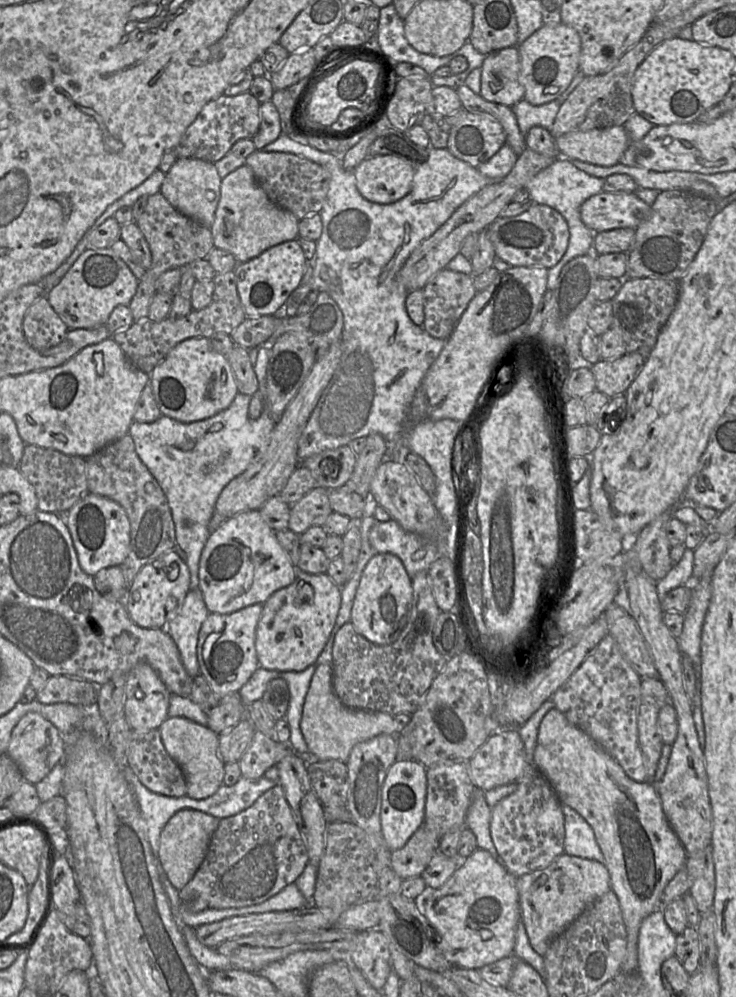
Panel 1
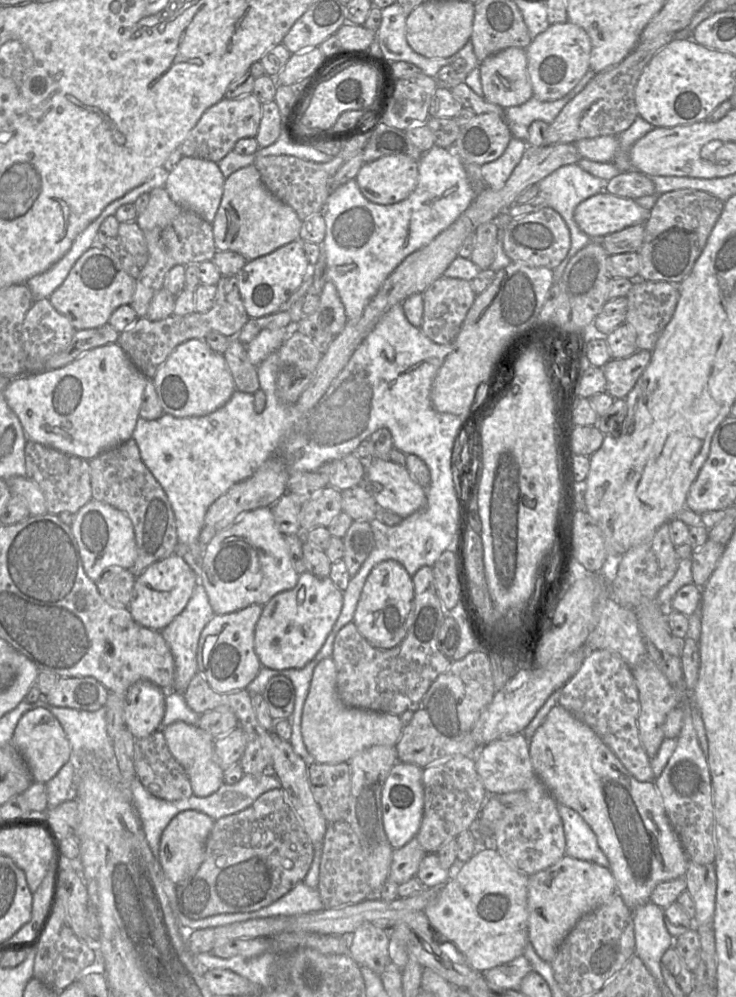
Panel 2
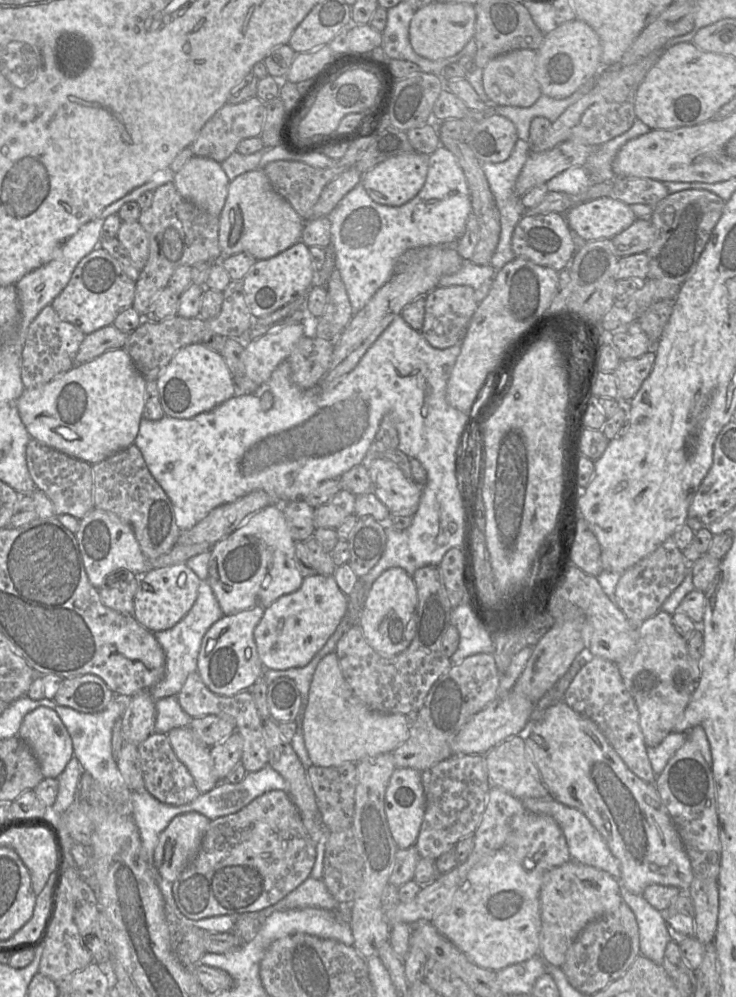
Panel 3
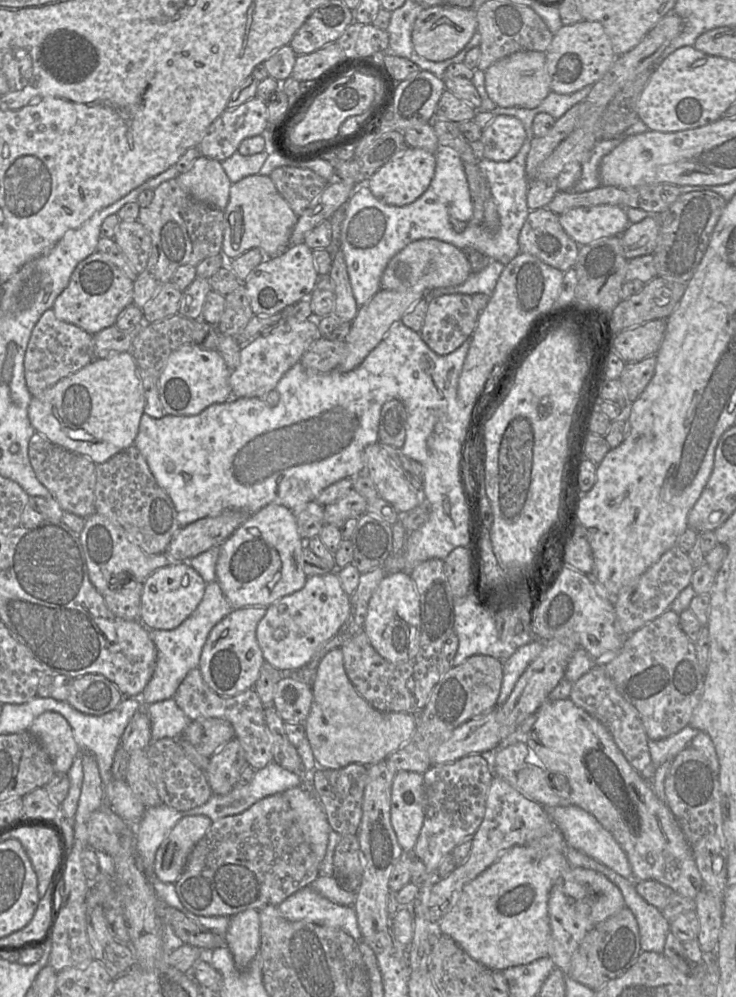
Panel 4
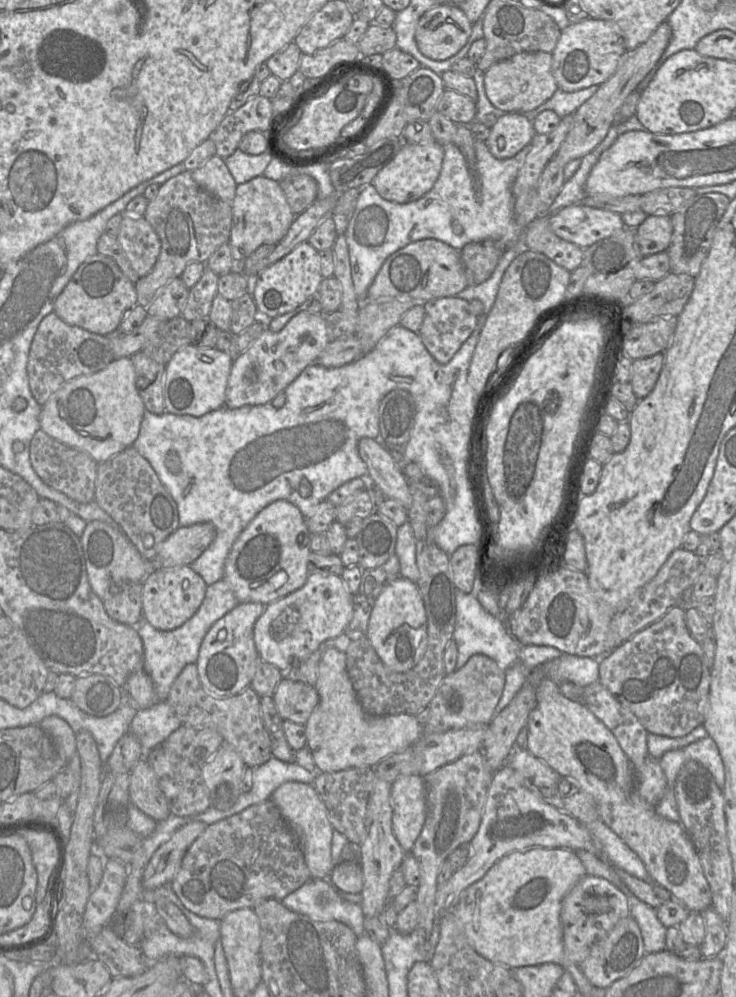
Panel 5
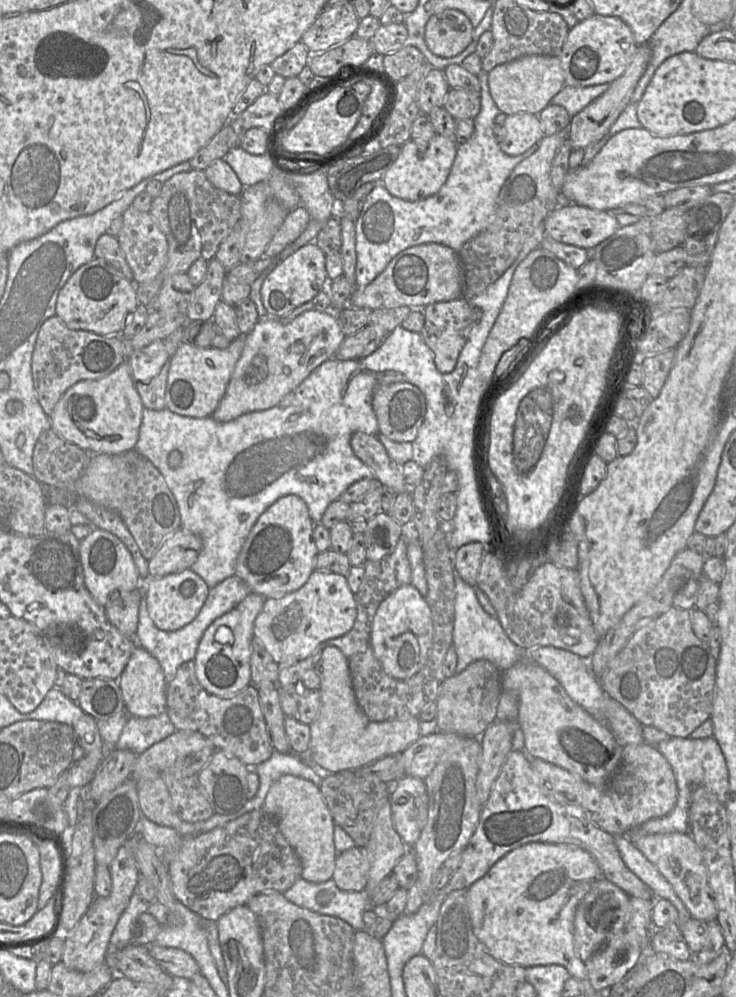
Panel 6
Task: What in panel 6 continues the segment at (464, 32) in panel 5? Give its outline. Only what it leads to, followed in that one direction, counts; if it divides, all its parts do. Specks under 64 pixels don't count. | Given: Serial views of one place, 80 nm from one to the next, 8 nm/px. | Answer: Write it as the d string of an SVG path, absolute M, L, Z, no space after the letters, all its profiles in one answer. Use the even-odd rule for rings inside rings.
M447 9L430 17L425 27L428 49L440 58L461 54L472 42L474 28L459 10Z

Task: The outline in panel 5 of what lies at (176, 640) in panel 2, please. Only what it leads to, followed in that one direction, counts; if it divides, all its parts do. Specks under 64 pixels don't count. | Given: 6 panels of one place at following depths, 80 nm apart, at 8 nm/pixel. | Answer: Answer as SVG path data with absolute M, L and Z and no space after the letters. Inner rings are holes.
M219 580L207 586L203 602L196 613L183 625L174 630L157 630L149 622L141 619L137 625L143 643L144 670L153 682L157 701L166 701L171 686L183 668L196 663L201 643L212 625L239 604L231 586Z

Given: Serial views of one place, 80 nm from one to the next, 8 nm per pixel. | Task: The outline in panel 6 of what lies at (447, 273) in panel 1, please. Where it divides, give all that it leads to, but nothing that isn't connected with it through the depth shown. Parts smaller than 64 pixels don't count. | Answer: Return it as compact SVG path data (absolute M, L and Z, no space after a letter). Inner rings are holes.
M463 298L451 301L441 301L423 308L425 322L420 331L426 345L431 349L436 368L441 373L450 373L454 370L459 354L463 349L469 334L474 326L472 311L469 302Z

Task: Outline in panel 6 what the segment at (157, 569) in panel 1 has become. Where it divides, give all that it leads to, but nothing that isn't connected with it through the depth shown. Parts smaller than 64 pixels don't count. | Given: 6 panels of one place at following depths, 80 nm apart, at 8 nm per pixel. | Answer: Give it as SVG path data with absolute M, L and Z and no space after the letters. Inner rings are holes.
M191 568L160 578L149 578L146 595L149 615L160 630L179 630L197 617L208 597L209 590L206 582Z

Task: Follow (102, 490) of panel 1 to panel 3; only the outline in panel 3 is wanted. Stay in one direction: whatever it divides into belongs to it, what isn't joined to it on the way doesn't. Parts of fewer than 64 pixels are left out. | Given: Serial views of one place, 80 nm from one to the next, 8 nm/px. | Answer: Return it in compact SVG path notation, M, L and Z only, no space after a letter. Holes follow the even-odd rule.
M135 444L93 464L92 474L94 508L107 511L129 525L146 557L157 558L177 544L181 531L172 502L151 475Z

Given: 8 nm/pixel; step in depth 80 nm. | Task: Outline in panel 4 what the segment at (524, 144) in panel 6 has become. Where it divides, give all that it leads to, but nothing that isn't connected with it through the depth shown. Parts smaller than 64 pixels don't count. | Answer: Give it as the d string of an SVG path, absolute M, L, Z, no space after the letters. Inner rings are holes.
M498 115L482 129L482 136L478 142L471 143L474 145L476 154L478 155L478 163L480 159L486 158L493 161L509 161L517 155L524 142L527 140L527 134L522 122L513 116Z

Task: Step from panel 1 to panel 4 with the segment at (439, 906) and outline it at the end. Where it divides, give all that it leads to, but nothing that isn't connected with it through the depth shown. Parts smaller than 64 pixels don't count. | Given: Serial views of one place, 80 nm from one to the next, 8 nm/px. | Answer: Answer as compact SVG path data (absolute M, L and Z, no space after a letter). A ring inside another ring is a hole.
M514 846L465 884L453 908L438 922L441 933L449 935L471 958L491 970L529 964L548 957L550 922L548 899L555 881L572 866L564 853L537 855L526 846Z

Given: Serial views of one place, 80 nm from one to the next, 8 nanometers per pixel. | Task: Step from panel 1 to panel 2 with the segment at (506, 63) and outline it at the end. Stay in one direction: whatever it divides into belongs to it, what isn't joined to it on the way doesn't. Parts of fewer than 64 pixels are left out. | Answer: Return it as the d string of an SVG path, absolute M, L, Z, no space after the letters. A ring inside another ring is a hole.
M509 47L487 57L479 65L484 99L504 109L533 97L526 50Z

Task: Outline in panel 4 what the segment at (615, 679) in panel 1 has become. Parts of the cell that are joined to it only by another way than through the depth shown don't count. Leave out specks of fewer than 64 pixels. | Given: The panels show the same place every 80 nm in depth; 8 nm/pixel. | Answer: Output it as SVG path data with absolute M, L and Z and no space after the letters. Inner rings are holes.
M595 661L595 666L573 683L569 699L572 700L578 707L582 708L591 716L596 718L609 731L617 747L621 750L630 765L637 772L639 772L644 779L647 781L652 780L656 767L653 765L651 760L648 747L649 739L642 724L639 712L619 693L613 681L606 673L604 665L598 665Z

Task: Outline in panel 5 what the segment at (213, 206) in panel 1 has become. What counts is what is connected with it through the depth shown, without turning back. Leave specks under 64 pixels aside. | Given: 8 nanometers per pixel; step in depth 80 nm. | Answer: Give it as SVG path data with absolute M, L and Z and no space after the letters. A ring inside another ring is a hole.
M214 155L203 165L192 170L191 174L195 182L204 190L225 202L232 203L237 183L224 158Z

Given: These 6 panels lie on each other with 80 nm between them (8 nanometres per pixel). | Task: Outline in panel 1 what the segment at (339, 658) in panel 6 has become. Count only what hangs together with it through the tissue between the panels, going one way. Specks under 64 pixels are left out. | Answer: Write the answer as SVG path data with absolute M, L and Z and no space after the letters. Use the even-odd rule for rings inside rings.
M332 664L317 666L304 700L300 729L313 759L346 762L352 748L357 743L381 734L396 735L395 721L392 715L345 707L334 693L332 677Z

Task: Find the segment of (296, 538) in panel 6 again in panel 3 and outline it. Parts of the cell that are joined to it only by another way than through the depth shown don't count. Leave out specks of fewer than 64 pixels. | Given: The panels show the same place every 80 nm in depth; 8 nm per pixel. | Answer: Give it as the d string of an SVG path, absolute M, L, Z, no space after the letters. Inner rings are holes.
M269 505L251 515L229 536L214 544L210 553L206 581L224 615L256 606L266 608L281 596L297 591L304 579L295 561L295 540L280 505Z

